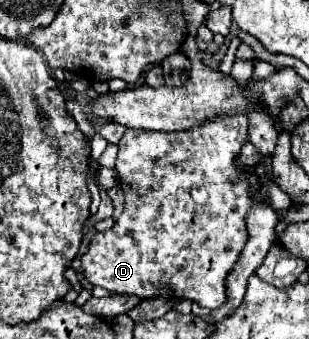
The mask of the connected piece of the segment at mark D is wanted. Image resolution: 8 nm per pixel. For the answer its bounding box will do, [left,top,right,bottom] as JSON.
[80,118,254,308]

